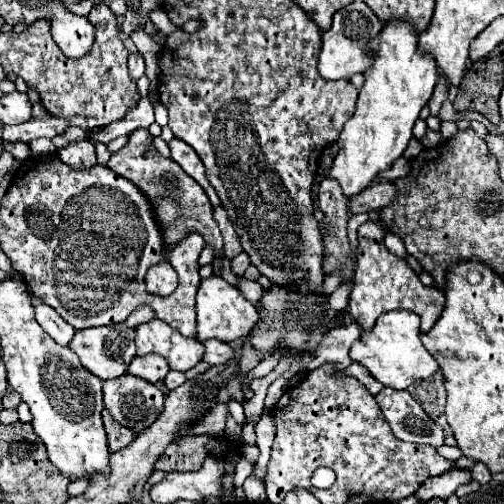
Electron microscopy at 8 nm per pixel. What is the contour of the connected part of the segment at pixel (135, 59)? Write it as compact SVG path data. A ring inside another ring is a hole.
M131 54L127 66L129 66L129 76L133 80L139 80L145 74L145 60L141 54Z

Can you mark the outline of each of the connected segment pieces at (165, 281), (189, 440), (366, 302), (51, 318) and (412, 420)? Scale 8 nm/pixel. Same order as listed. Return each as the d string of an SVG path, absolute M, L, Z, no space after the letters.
M157 264L157 266L151 266L151 270L147 270L145 284L151 294L171 294L171 290L175 290L177 286L177 278L171 270L159 270L159 264Z
M185 436L185 438L177 438L159 456L159 460L155 462L155 470L163 470L163 472L171 472L171 470L195 472L195 470L199 470L203 466L205 458L207 458L205 444L211 438L213 436Z
M367 220L357 230L357 252L355 252L355 274L353 274L353 290L349 294L349 314L363 330L371 330L375 320L391 310L411 310L421 318L421 332L429 332L437 322L443 306L445 294L439 288L427 288L421 284L419 276L409 268L403 258L397 258L389 250L385 250L383 238L387 228L381 222Z
M33 296L33 306L37 312L37 322L45 328L45 332L61 346L69 346L75 330L71 328L71 324L67 324L51 306L45 306L39 298Z
M383 388L375 398L399 440L429 444L435 448L445 444L443 428L425 414L425 410L411 398L407 390Z

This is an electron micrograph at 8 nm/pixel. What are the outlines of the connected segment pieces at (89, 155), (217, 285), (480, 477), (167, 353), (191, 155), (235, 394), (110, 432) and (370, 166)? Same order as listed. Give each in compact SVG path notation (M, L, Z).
M87 140L69 144L67 148L57 152L57 158L61 158L67 166L73 166L73 170L89 170L95 166L95 146Z
M209 276L201 282L197 292L197 340L205 342L217 338L221 342L233 342L237 338L247 338L257 324L257 308L241 294L239 288L227 284L223 278Z
M477 462L469 472L471 472L473 480L477 480L479 484L487 484L487 482L491 480L491 472L489 472L489 470L487 470L487 466L485 466L485 464L481 464L481 462Z
M159 318L137 326L137 356L155 352L169 362L171 370L187 372L203 360L203 344L195 338L185 338L181 332L175 332L167 322Z
M173 138L171 142L169 142L169 148L171 148L171 158L191 176L191 178L195 178L199 184L201 184L201 188L205 190L205 194L209 196L209 200L211 200L211 206L215 208L215 206L219 206L221 202L219 202L219 198L217 198L217 192L211 188L211 184L207 182L207 178L205 178L205 166L203 166L203 162L199 160L199 156L195 154L195 150L189 146L189 144L185 144L183 140L179 140L179 138Z
M238 374L236 378L230 380L221 391L217 394L218 402L227 402L229 399L234 398L239 403L243 404L245 402L245 397L241 390L241 378L243 375Z
M103 410L103 422L105 422L107 442L109 442L109 450L111 450L111 452L123 450L123 446L129 446L129 444L133 442L135 434L133 434L131 430L119 426L119 422L115 422L107 410Z
M389 20L383 24L375 42L367 46L373 64L363 72L365 84L359 90L357 110L345 124L337 142L341 150L333 160L331 170L327 170L333 172L333 178L339 182L347 198L371 186L379 172L391 168L391 164L405 152L413 138L415 120L433 94L437 84L435 58L431 58L431 54L421 54L417 42L419 36L409 22Z

